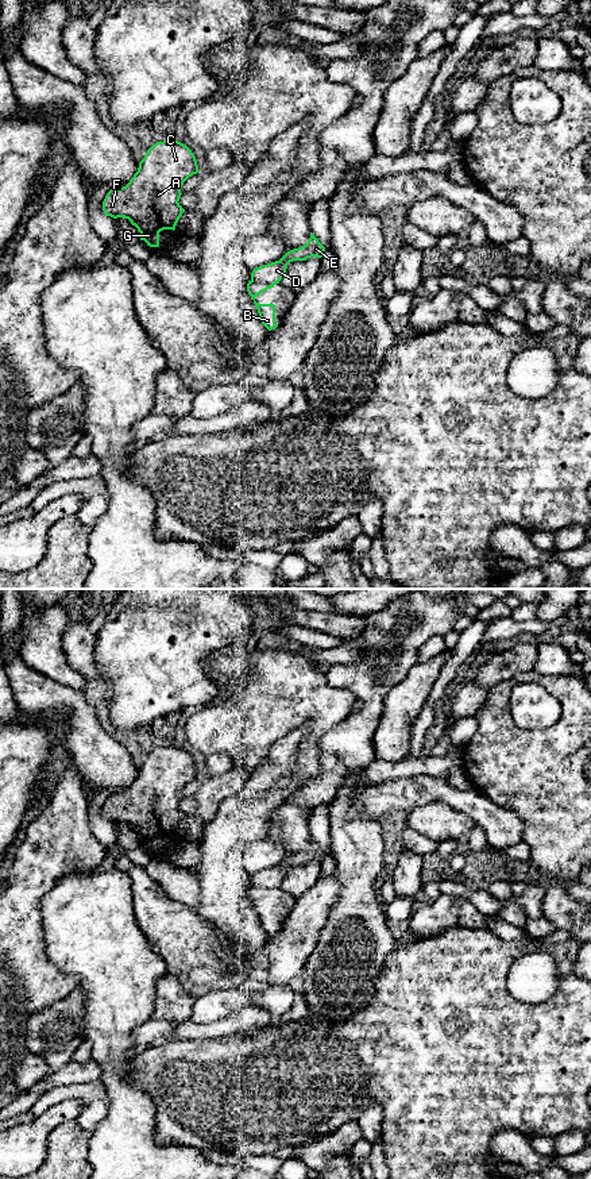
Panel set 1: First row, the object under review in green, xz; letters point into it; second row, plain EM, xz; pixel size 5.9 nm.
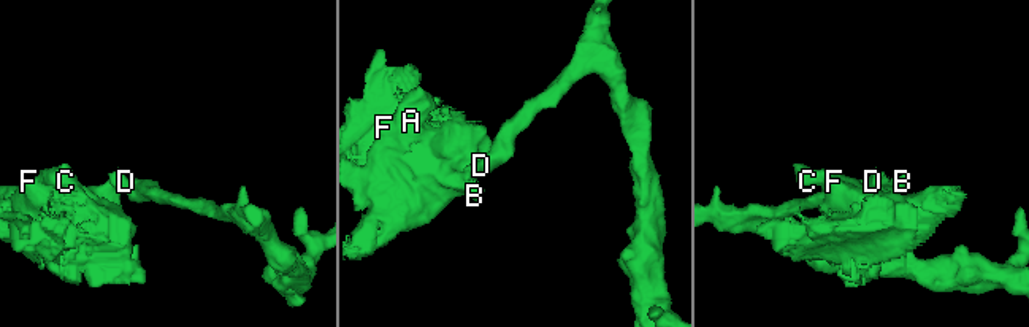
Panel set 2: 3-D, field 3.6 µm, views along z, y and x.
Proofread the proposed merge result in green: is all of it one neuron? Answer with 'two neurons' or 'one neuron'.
two neurons

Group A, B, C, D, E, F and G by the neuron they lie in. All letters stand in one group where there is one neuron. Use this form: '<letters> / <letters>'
A B C F G / D E

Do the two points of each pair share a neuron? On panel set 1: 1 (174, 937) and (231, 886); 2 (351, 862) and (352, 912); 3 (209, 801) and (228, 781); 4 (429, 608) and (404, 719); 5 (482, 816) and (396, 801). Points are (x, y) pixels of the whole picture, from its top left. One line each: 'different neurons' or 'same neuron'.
1: different neurons
2: same neuron
3: same neuron
4: different neurons
5: same neuron

